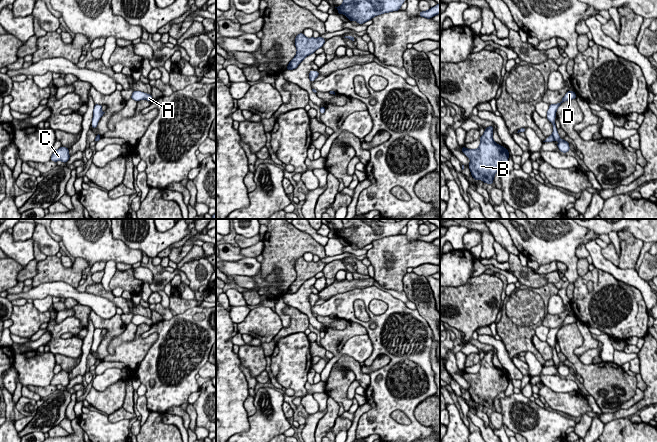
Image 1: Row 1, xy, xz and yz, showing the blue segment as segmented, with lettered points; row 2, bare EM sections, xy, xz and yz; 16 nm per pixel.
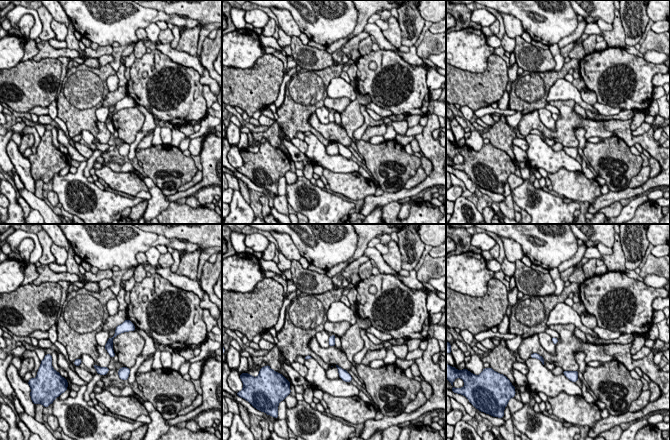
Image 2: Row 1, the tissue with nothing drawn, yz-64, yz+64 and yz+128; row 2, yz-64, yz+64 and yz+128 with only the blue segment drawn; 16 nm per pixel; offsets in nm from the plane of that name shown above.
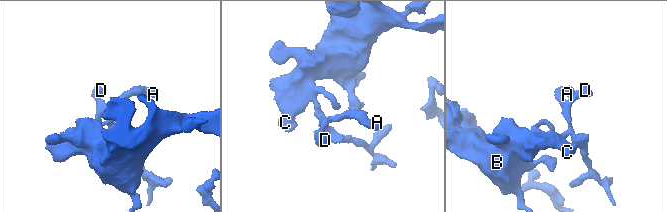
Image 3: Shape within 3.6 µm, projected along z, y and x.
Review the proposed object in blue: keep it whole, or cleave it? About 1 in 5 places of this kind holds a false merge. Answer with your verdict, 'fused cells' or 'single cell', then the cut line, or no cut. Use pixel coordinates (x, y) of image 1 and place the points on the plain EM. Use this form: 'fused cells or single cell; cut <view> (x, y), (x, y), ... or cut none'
fused cells; cut yz (551, 359), (554, 363)

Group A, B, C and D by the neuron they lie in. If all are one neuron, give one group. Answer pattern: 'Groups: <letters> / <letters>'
Groups: A D / B C

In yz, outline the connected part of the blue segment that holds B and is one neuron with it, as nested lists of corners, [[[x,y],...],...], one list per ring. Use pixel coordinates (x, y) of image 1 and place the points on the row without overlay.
[[[493,350],[485,353],[477,373],[462,371],[462,376],[470,383],[468,391],[472,401],[490,409],[497,395],[507,389],[509,382],[508,374],[494,366]]]

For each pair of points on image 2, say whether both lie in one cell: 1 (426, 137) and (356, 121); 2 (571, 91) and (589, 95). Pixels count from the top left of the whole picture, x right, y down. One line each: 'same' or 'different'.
1: different
2: different

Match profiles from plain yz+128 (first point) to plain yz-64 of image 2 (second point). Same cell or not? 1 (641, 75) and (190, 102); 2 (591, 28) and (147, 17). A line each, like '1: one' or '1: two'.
1: one
2: two

